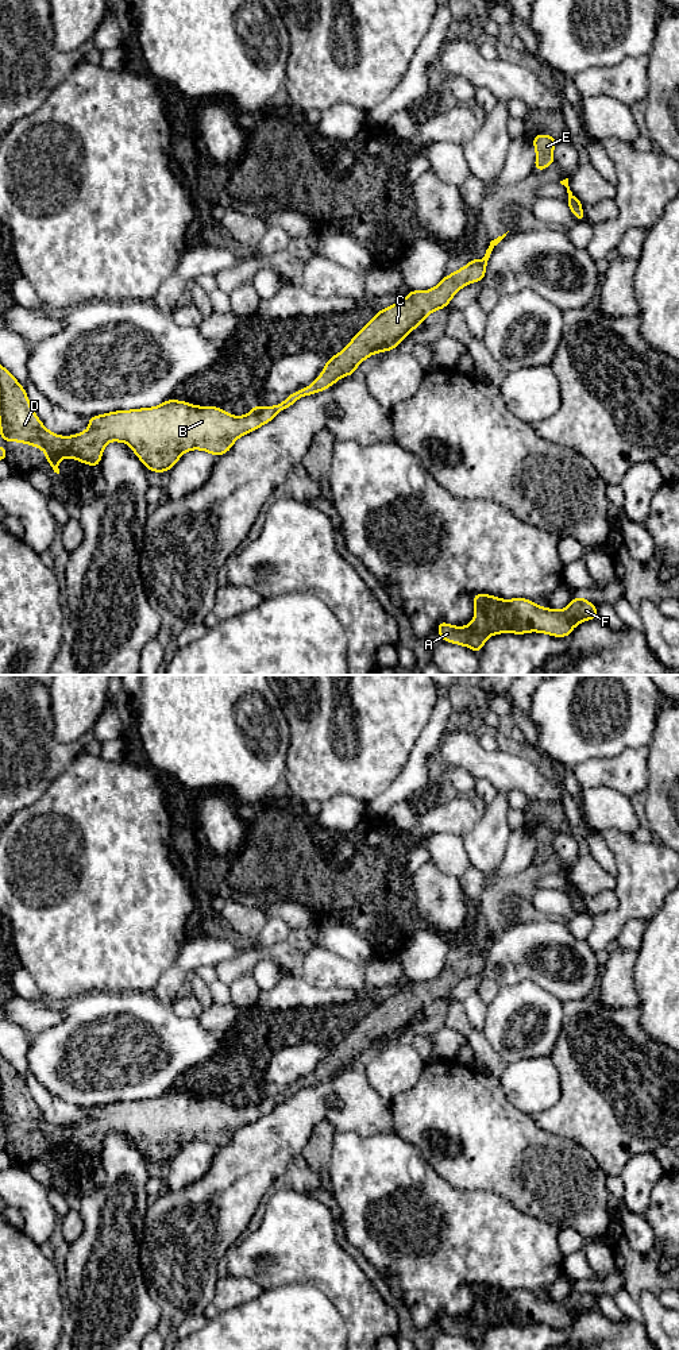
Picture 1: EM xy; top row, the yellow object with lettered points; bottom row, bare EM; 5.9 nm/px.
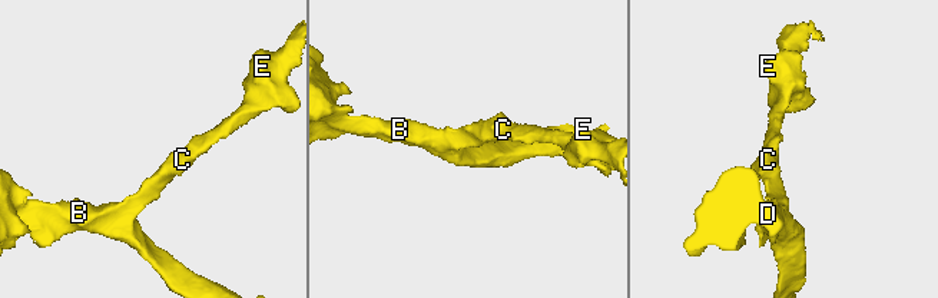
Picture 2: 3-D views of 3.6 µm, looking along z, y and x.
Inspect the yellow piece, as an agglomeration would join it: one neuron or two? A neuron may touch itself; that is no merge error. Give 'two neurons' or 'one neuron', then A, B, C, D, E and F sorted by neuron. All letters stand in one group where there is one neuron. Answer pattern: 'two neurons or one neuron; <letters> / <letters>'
one neuron; A B C D E F

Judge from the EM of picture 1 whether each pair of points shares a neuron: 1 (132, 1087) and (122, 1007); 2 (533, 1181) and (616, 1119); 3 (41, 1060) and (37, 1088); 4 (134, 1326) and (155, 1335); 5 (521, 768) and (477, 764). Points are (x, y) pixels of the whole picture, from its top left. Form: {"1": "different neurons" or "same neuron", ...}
{"1": "same neuron", "2": "different neurons", "3": "different neurons", "4": "different neurons", "5": "same neuron"}

